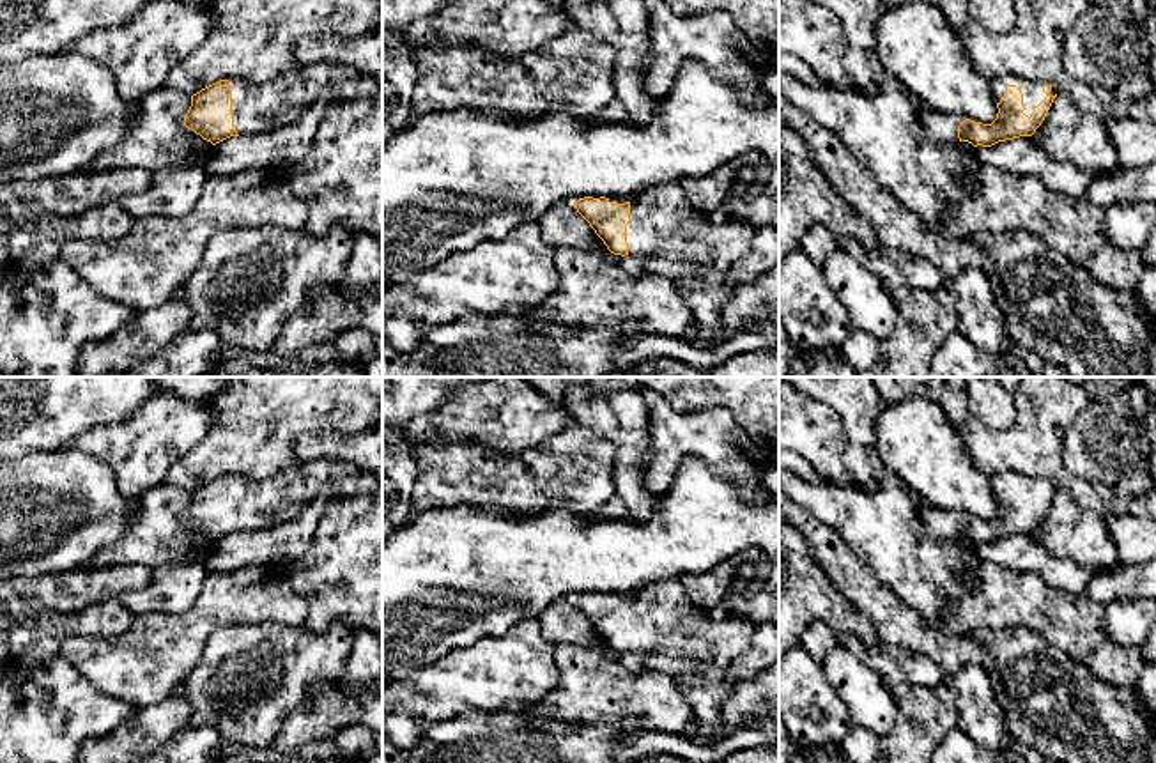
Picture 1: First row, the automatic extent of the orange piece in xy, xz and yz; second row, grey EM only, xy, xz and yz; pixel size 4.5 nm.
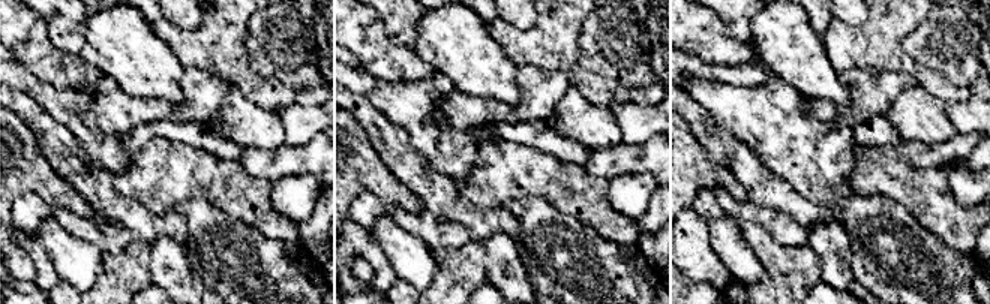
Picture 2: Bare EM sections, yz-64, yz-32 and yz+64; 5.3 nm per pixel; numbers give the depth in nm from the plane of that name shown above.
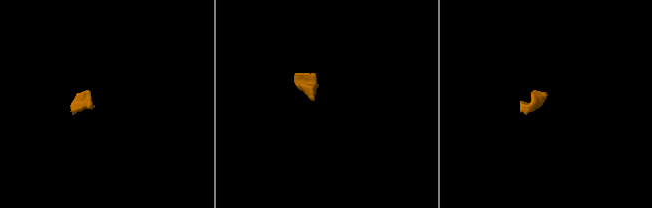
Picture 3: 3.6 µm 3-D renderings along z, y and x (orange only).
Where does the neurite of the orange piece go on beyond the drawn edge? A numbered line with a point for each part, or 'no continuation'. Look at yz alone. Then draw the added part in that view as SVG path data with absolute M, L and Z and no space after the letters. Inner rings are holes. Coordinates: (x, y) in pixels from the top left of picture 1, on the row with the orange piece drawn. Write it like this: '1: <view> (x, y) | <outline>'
1: yz (1032, 92) | M1004 76L991 80L991 96L995 103L1000 103L1004 99L1004 92L1007 85L1016 85L1023 94L1023 113L1032 115L1032 108L1037 106L1041 101L1044 101L1046 94L1043 92L1044 83L1036 81L1025 81L1016 76Z
2: yz (939, 128) | M906 92L912 101L919 104L919 122L924 138L929 143L944 145L944 143L958 143L958 126L967 120L961 115L940 113L926 108L913 94Z

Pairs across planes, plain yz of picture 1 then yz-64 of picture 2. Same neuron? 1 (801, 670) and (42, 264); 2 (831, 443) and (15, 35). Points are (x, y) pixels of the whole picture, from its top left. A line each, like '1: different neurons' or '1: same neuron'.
1: same neuron
2: same neuron

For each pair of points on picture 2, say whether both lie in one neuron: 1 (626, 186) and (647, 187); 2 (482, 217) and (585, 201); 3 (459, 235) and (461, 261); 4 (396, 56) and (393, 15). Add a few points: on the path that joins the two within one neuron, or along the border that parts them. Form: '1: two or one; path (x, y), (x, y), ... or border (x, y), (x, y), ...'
1: one; path (630, 187), (642, 187)
2: two; border (468, 198), (483, 207), (503, 207)
3: two; border (471, 240), (461, 247), (434, 249)
4: two; border (380, 15), (387, 38), (393, 44), (414, 50)

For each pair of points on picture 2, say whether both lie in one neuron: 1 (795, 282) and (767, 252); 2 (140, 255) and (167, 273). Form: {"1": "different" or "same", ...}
{"1": "same", "2": "different"}

